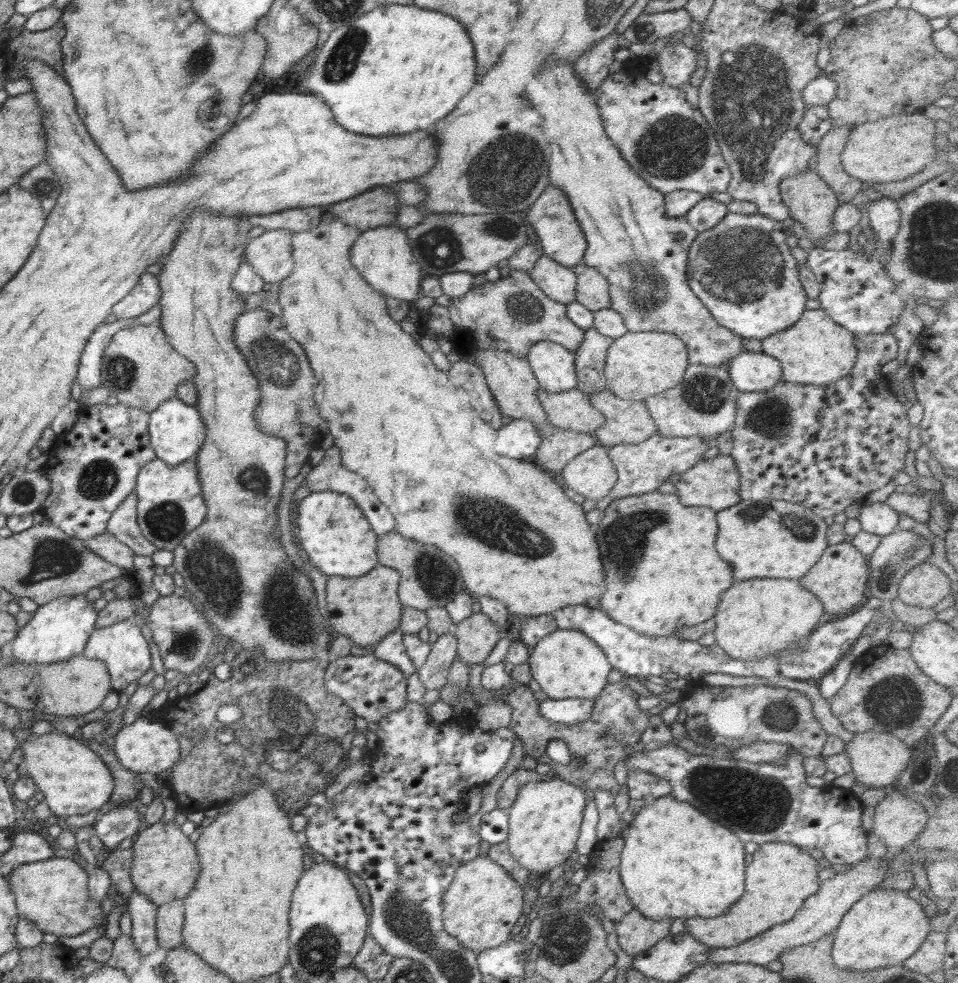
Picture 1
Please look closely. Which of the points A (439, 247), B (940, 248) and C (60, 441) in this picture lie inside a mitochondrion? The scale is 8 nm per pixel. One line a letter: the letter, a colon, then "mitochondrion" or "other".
A: mitochondrion
B: mitochondrion
C: other

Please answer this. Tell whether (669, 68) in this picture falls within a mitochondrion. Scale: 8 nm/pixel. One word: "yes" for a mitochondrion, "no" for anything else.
yes

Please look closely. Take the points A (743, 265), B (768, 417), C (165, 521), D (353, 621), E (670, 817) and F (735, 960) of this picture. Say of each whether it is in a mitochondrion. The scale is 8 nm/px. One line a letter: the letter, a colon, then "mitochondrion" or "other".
A: mitochondrion
B: mitochondrion
C: mitochondrion
D: other
E: other
F: other

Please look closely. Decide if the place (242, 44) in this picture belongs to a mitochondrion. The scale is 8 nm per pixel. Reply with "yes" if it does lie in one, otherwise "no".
no

